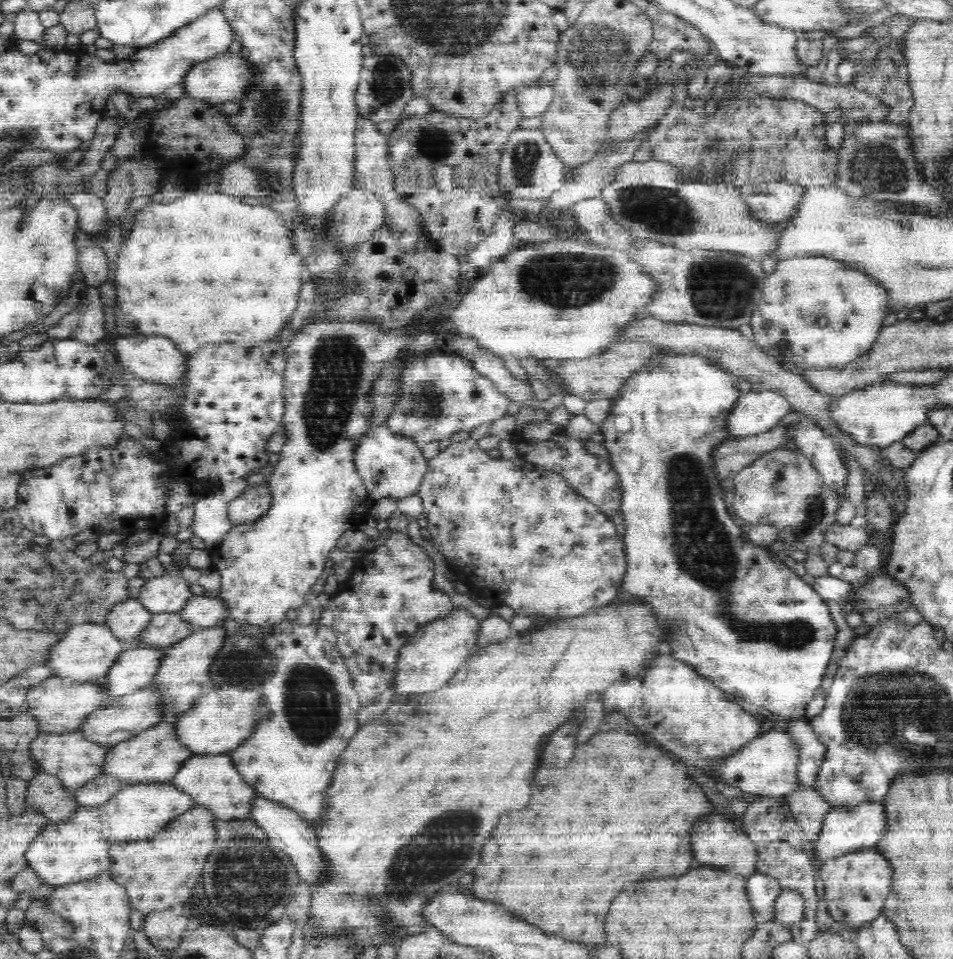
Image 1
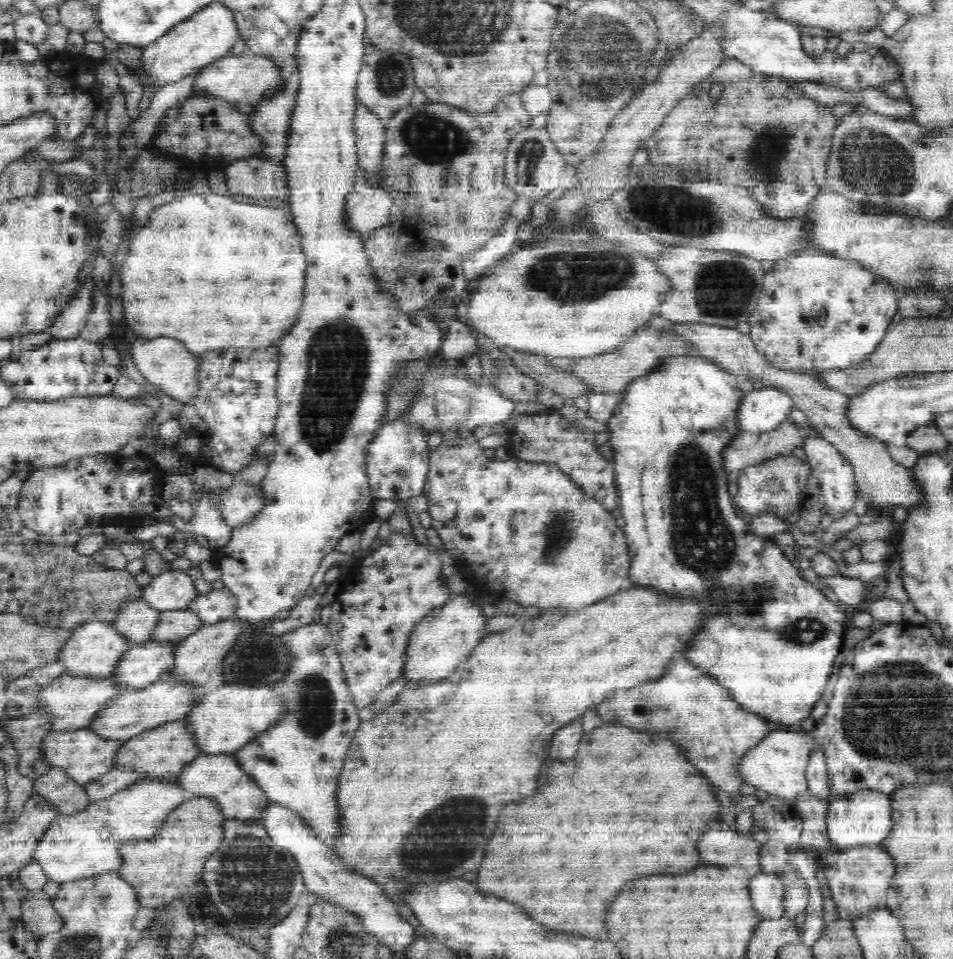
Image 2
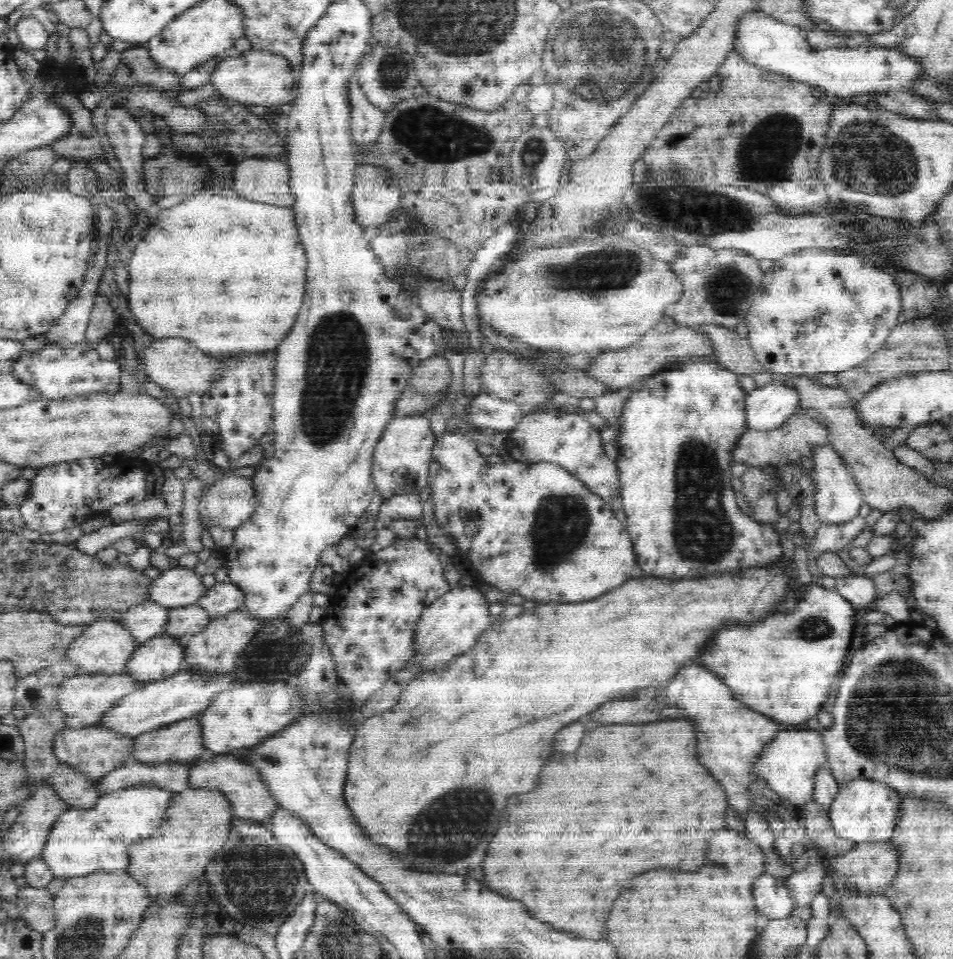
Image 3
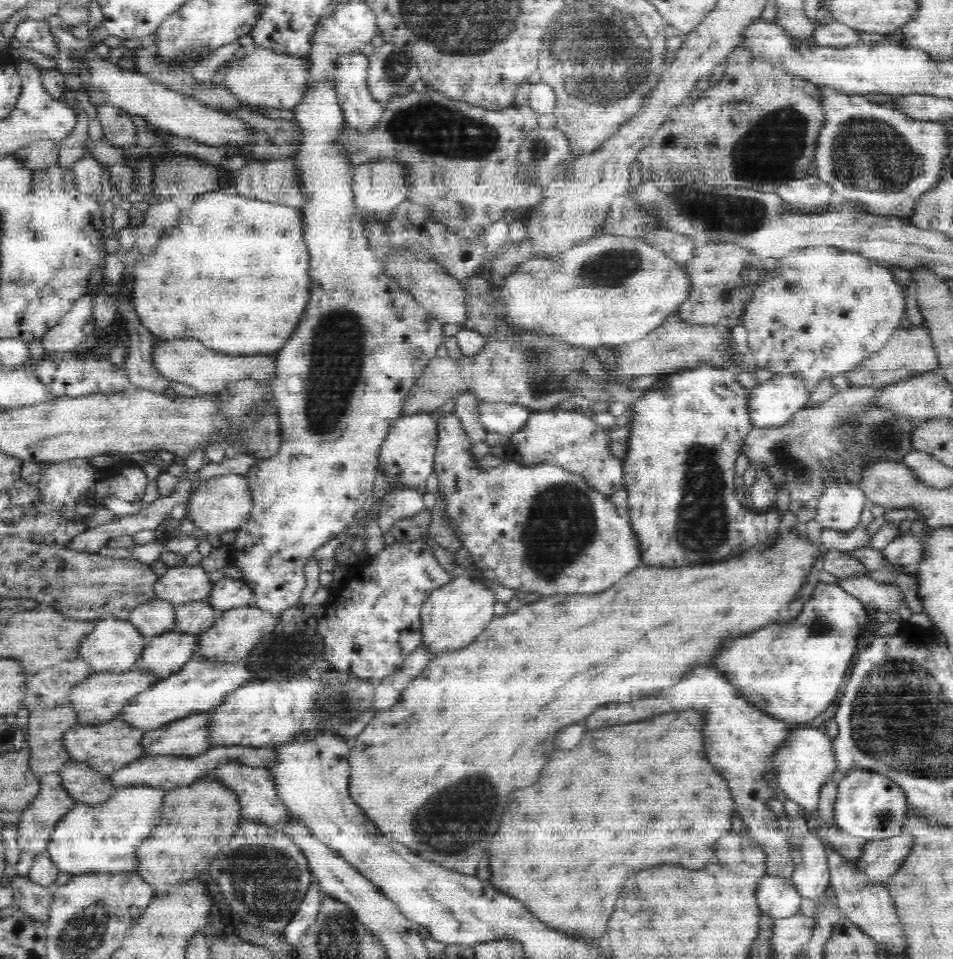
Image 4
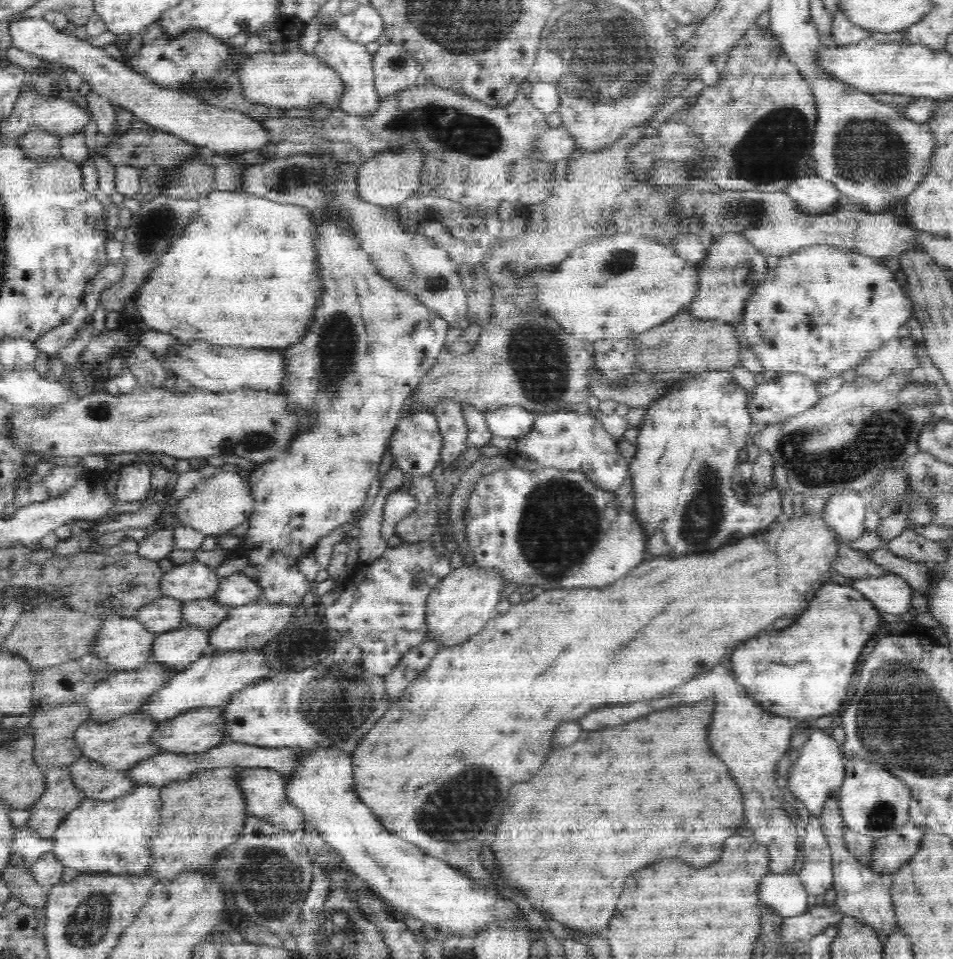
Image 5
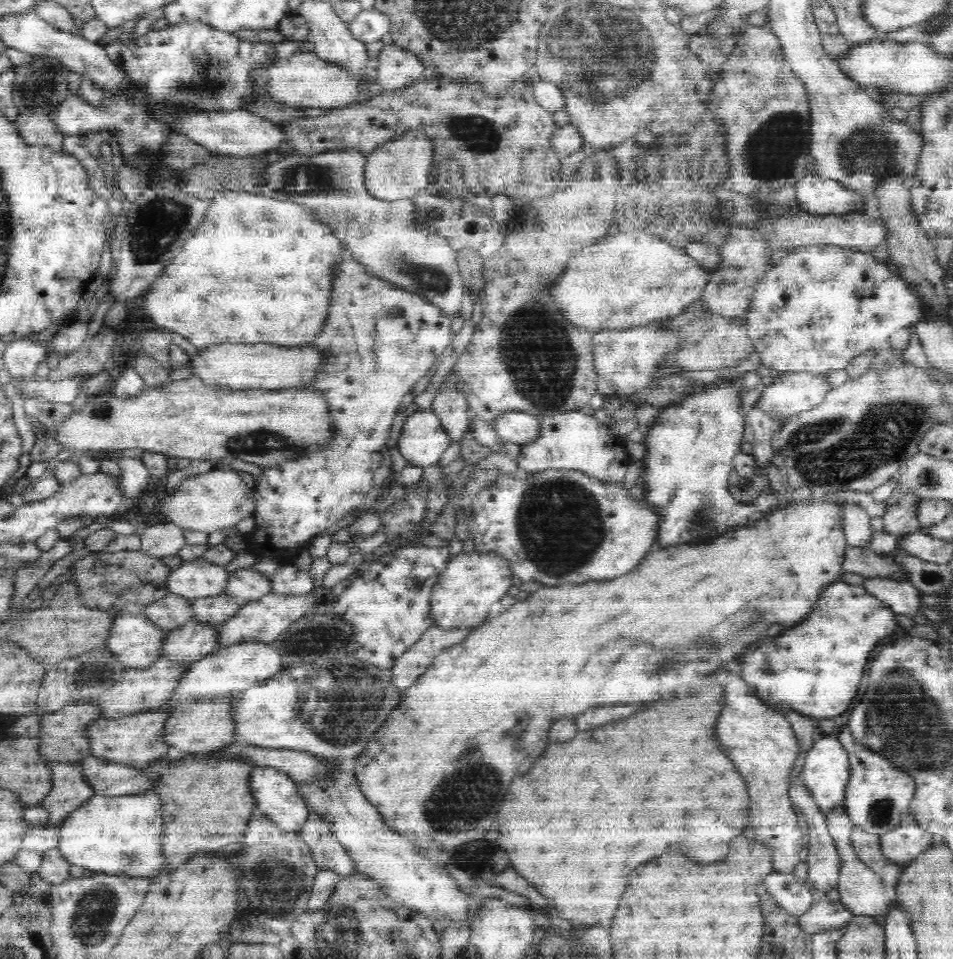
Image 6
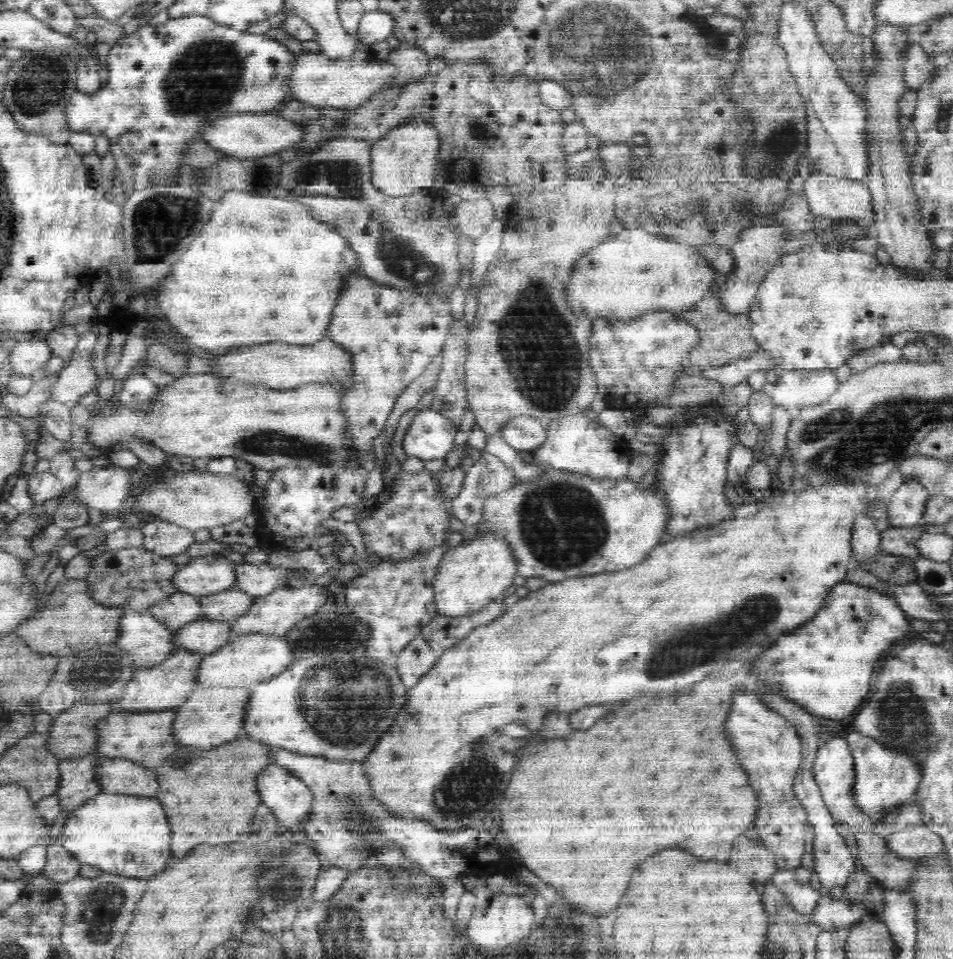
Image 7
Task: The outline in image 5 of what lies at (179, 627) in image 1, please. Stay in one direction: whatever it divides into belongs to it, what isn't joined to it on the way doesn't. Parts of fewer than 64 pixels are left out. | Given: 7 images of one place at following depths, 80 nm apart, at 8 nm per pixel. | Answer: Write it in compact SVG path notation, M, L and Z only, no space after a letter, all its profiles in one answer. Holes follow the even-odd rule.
M217 597L185 601L183 606L184 624L213 630L228 618L233 607L232 604L222 604Z

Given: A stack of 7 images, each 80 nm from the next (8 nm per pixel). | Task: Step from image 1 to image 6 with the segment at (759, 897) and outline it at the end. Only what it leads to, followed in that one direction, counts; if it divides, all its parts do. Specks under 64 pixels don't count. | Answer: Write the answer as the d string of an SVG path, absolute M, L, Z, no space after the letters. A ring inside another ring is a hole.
M771 872L761 886L766 892L770 891L788 912L798 916L806 914L817 897L807 881L798 879L792 873Z

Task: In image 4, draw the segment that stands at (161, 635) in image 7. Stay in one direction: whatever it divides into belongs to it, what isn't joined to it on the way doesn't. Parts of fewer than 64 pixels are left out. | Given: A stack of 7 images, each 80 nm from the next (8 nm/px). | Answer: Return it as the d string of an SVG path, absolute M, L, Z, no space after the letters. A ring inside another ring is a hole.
M110 616L98 620L98 626L82 643L81 657L88 660L98 673L130 671L138 667L139 660L152 638L152 636L146 636L144 632L140 632L136 625L130 623L130 620L121 620Z

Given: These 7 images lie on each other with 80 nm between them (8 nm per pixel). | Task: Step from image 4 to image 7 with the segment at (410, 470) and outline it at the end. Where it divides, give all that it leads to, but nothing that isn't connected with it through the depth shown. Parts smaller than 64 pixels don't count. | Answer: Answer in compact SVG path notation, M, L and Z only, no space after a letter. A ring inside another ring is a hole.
M433 409L422 410L413 418L405 437L403 450L409 456L424 461L430 458L445 458L454 448L458 434L458 420Z

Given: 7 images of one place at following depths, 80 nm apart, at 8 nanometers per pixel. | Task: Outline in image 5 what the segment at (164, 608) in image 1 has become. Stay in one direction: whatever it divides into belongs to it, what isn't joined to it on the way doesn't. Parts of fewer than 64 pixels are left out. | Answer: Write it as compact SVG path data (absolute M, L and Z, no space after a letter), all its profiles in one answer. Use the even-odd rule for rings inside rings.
M194 559L189 563L176 565L165 573L161 580L161 589L163 596L173 596L182 601L193 601L216 596L221 588L222 579L224 577L218 575L216 568L212 570L210 566Z

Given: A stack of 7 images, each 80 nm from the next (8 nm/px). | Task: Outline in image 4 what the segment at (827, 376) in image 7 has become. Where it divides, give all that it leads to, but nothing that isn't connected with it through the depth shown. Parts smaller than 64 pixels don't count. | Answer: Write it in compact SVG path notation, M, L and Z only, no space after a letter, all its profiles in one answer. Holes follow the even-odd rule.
M792 374L778 375L748 389L748 411L754 428L780 426L808 406L812 391L807 381Z

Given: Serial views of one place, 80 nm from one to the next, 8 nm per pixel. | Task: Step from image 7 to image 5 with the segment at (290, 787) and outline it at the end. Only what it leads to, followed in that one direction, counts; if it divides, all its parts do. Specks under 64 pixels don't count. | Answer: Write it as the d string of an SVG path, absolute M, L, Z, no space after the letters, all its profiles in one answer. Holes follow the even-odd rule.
M242 768L241 787L245 791L248 800L249 814L262 817L276 825L282 831L299 833L304 828L306 816L302 809L298 808L292 800L289 800L289 779L281 772L270 768Z

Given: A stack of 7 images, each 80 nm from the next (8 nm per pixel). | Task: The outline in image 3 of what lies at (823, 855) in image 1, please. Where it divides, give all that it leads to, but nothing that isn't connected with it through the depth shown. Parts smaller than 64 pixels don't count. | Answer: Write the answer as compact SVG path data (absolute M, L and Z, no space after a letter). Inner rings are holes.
M852 776L839 784L839 791L828 813L832 828L840 837L856 843L881 842L892 839L898 828L904 795L877 777Z

